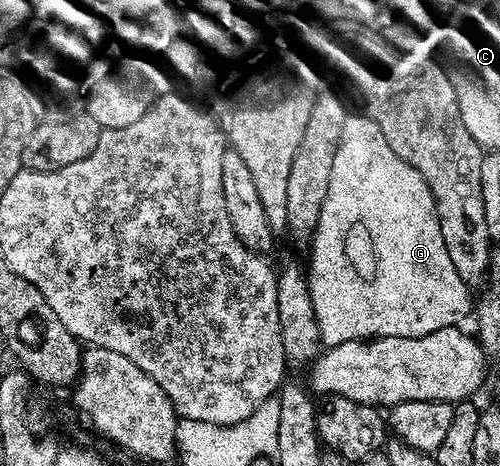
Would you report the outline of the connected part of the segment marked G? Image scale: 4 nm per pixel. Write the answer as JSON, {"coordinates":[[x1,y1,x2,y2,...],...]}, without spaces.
{"coordinates":[[361,114,347,115,344,122,342,137,339,142,339,149,336,150,336,158,333,161,332,180,328,187,328,196,324,199,323,209,320,210,319,222,316,223,314,237,309,241,308,248,310,248,310,268,308,267,308,279,310,281,310,293,312,294,312,306,316,310,316,322,318,329,322,335,323,345,327,349,339,346,340,343,352,342,353,340,373,340,375,337,387,336,388,338,420,338,421,336,432,334,433,331,440,330,442,327,450,325,457,325,460,320,468,317,472,312,472,298,470,300,470,292,472,292,471,285,464,282,464,278,460,278,460,274,456,274,456,266,452,266,452,258,448,258,448,246,444,246,444,238,440,234,440,222,438,221,438,214,436,210,436,202,432,190,428,186,428,182,424,182,424,178,412,166,408,166,408,162,404,162,404,158,400,158,396,154,396,150,392,150,392,146,388,146,388,138,384,138,384,130,380,130,380,126,376,126,376,122,372,122,372,118]]}

